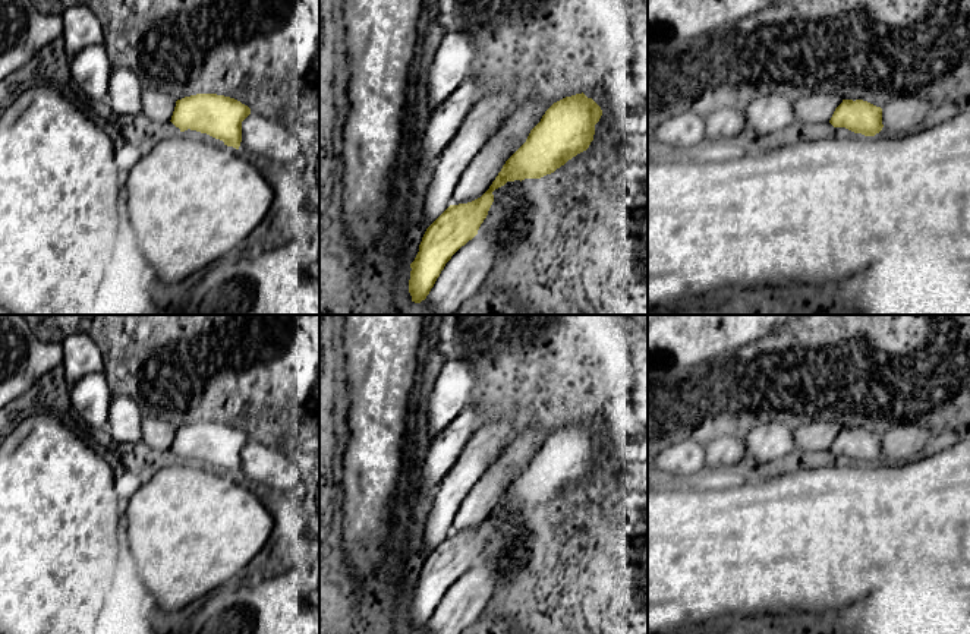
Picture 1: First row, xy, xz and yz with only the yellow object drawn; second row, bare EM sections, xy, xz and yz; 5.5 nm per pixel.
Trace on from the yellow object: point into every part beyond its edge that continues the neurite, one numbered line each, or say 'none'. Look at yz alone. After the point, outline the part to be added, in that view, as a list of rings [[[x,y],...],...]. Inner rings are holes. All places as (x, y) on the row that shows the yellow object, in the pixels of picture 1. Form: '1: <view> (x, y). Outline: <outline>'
1: yz (815, 109). Outline: [[[809,94],[794,101],[796,127],[828,123],[835,108],[843,102],[838,95]]]

